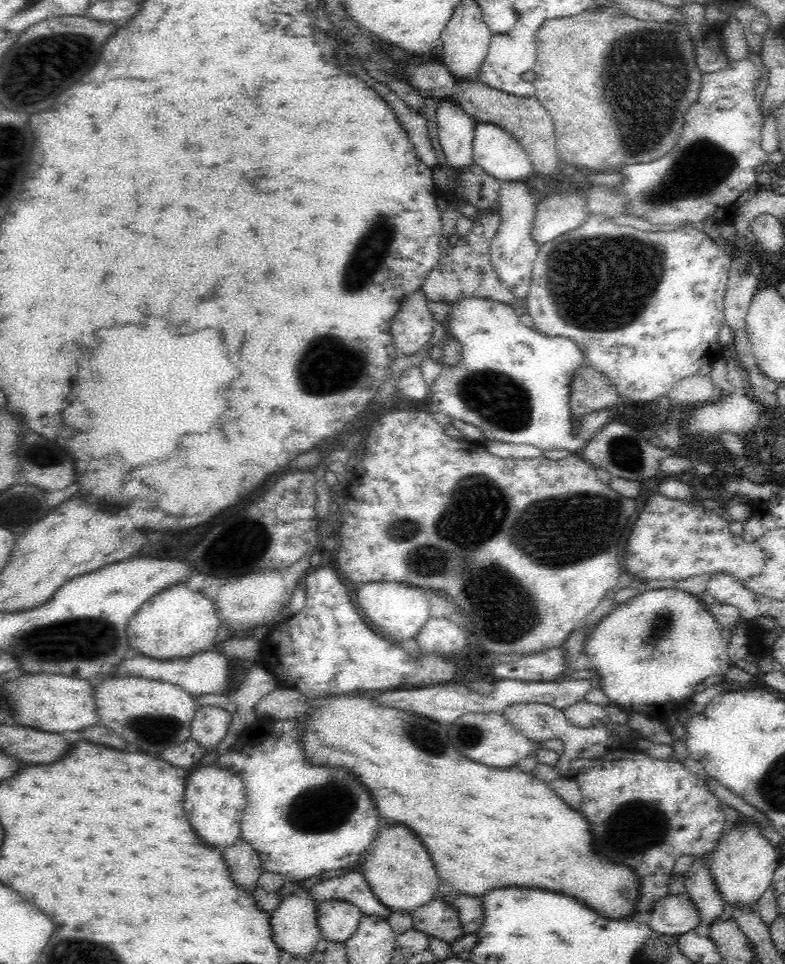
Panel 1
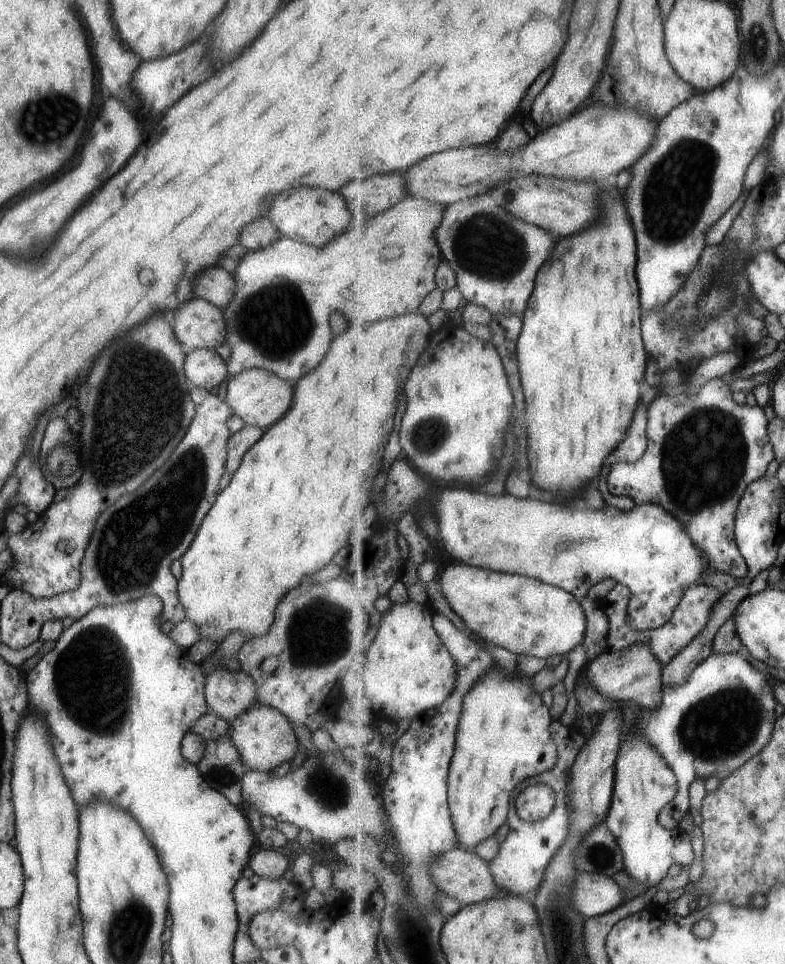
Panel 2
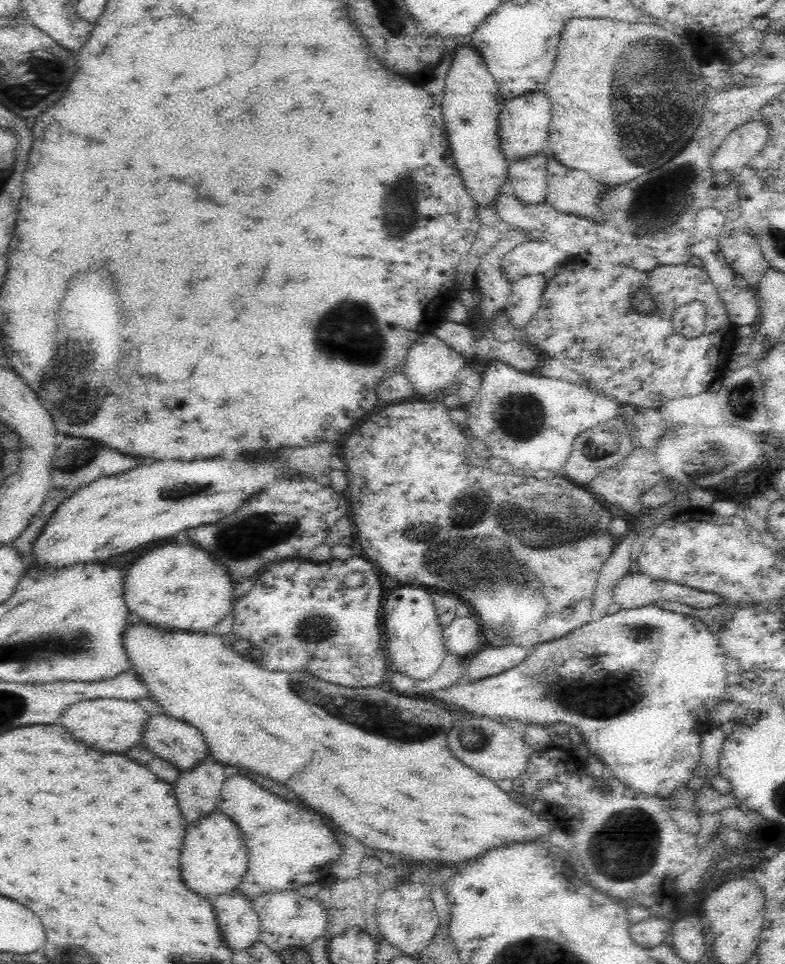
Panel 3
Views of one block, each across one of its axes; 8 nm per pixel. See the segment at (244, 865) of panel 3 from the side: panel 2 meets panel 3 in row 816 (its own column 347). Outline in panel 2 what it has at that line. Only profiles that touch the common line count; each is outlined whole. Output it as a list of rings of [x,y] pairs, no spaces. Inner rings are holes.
[[[307,186],[285,190],[285,194],[275,198],[269,214],[271,216],[267,218],[273,222],[271,226],[279,232],[281,237],[316,248],[328,244],[341,232],[345,232],[349,222],[355,222],[355,214],[349,214],[345,200],[341,198],[339,192],[329,192],[323,188],[307,188]]]

